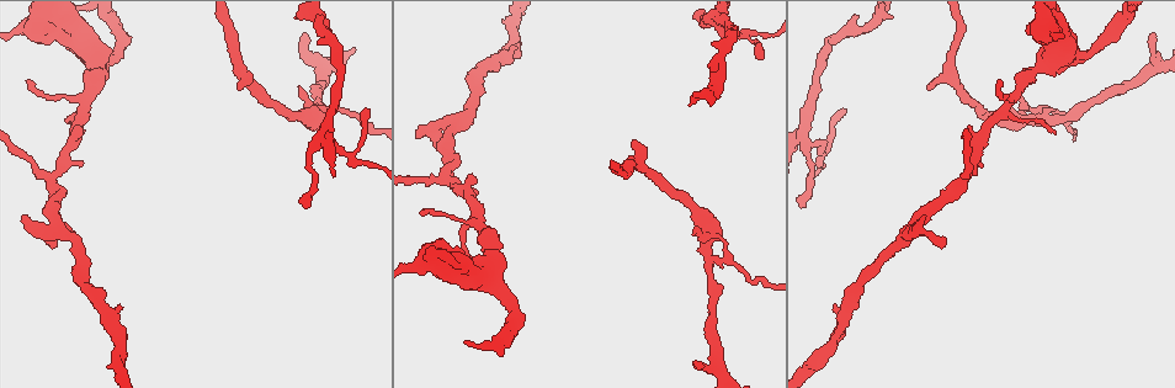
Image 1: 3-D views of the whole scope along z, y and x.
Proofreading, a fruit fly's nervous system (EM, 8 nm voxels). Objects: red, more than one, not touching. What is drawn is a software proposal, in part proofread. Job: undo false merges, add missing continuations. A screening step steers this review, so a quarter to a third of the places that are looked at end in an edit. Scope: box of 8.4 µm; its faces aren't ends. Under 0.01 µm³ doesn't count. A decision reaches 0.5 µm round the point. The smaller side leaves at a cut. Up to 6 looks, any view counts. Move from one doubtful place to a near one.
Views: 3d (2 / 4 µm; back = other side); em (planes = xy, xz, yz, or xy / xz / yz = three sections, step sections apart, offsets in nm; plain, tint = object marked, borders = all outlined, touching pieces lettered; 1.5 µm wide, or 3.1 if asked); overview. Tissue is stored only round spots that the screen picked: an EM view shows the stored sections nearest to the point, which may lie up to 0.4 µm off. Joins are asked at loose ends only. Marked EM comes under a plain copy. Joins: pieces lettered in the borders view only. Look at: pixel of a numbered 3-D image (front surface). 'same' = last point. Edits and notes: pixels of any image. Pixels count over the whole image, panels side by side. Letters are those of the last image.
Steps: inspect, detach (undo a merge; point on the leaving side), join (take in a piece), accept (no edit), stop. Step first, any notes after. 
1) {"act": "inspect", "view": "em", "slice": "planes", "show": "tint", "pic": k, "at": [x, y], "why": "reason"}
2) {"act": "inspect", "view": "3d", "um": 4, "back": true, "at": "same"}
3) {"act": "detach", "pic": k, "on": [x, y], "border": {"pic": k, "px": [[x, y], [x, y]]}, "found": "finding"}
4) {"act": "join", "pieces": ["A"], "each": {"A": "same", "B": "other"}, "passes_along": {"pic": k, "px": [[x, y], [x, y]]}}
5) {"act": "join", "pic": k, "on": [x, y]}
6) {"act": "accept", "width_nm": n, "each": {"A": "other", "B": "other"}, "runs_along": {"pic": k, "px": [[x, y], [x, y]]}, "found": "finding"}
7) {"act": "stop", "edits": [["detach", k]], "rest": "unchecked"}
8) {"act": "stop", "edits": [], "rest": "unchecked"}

{"act": "inspect", "view": "3d", "um": 4, "pic": 1, "at": [710, 256], "why": "three-way junction"}

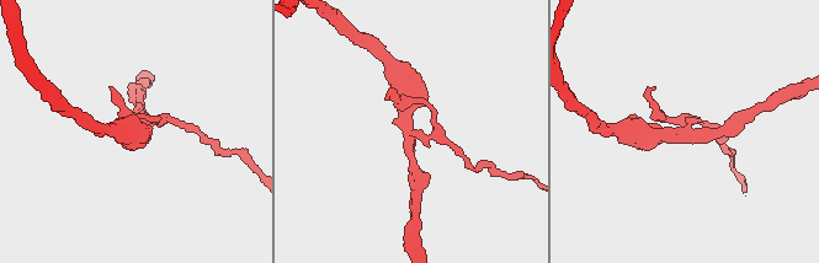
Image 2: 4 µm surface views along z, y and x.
{"act": "inspect", "view": "em", "slice": "planes", "show": "tint", "pic": 2, "at": [408, 132], "arms": 3, "why": "now the EM"}

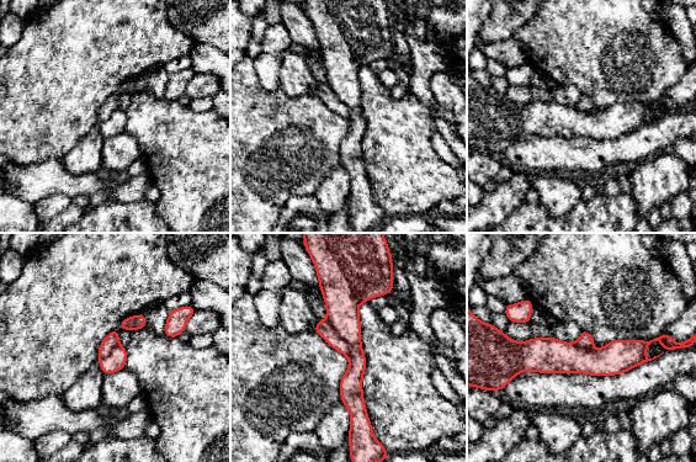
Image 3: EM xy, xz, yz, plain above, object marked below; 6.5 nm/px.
{"act": "inspect", "view": "em", "slice": "planes", "show": "borders", "at": "same"}

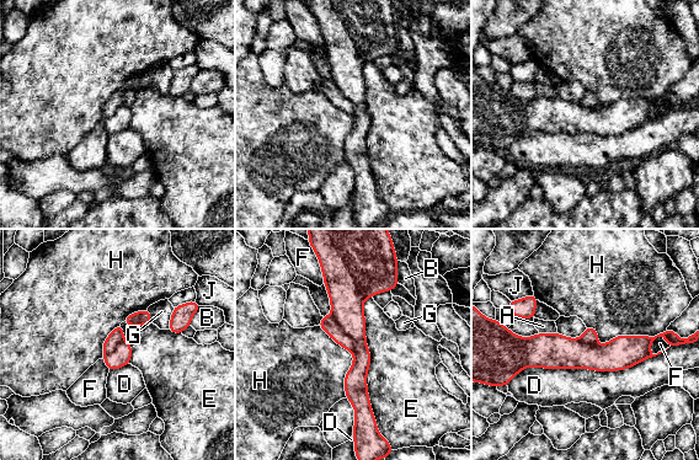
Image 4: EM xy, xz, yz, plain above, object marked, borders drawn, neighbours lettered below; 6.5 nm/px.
{"act": "detach", "pic": 4, "on": [327, 324], "each": {"A": "other", "B": "other", "D": "other", "E": "other", "F": "other", "G": "other", "H": "other", "J": "other"}, "border": {"pic": 4, "px": [[331, 315], [352, 340], [352, 352]]}, "found": "two neurons meet here"}

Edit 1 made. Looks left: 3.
{"act": "inspect", "view": "overview", "why": "redraw"}

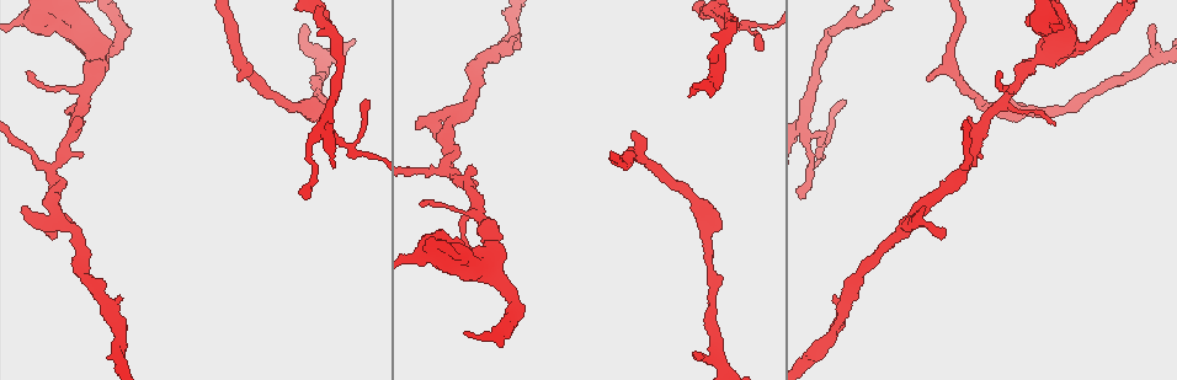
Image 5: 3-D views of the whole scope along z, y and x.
{"act": "inspect", "view": "3d", "um": 2, "pic": 5, "at": [54, 236], "why": "an open end"}

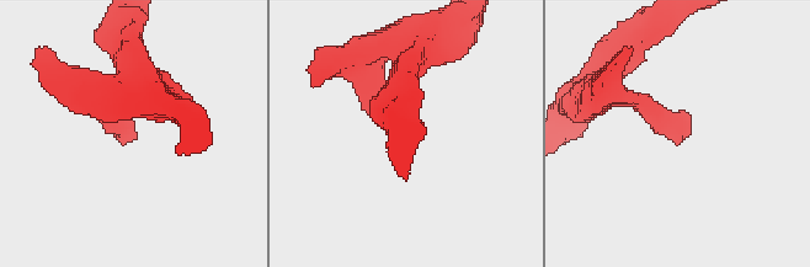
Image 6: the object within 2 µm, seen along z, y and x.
{"act": "inspect", "view": "em", "slice": "xy", "step": 8, "show": "borders", "pic": 6, "at": [133, 137]}

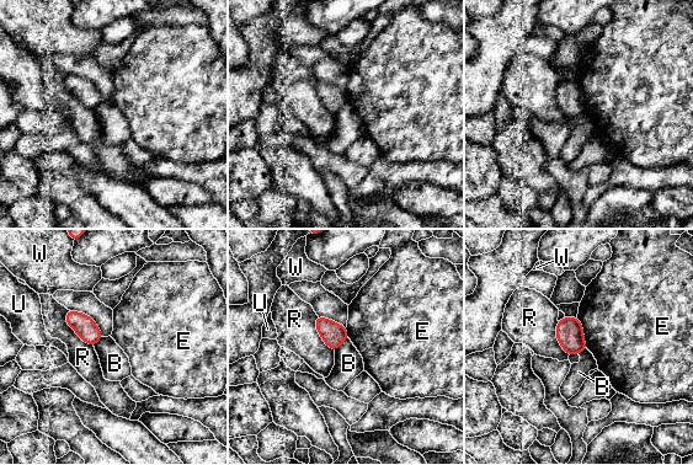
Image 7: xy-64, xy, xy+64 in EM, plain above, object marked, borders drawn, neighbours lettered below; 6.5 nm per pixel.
{"act": "accept", "each": {"B": "other", "E": "other", "R": "other", "U": "other", "W": "other"}, "border": {"pic": 7, "px": [[347, 337], [334, 351]]}, "found": "none of them fits"}

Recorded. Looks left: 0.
{"act": "stop", "edits": [["detach", 4]], "rest": "unchecked"}

